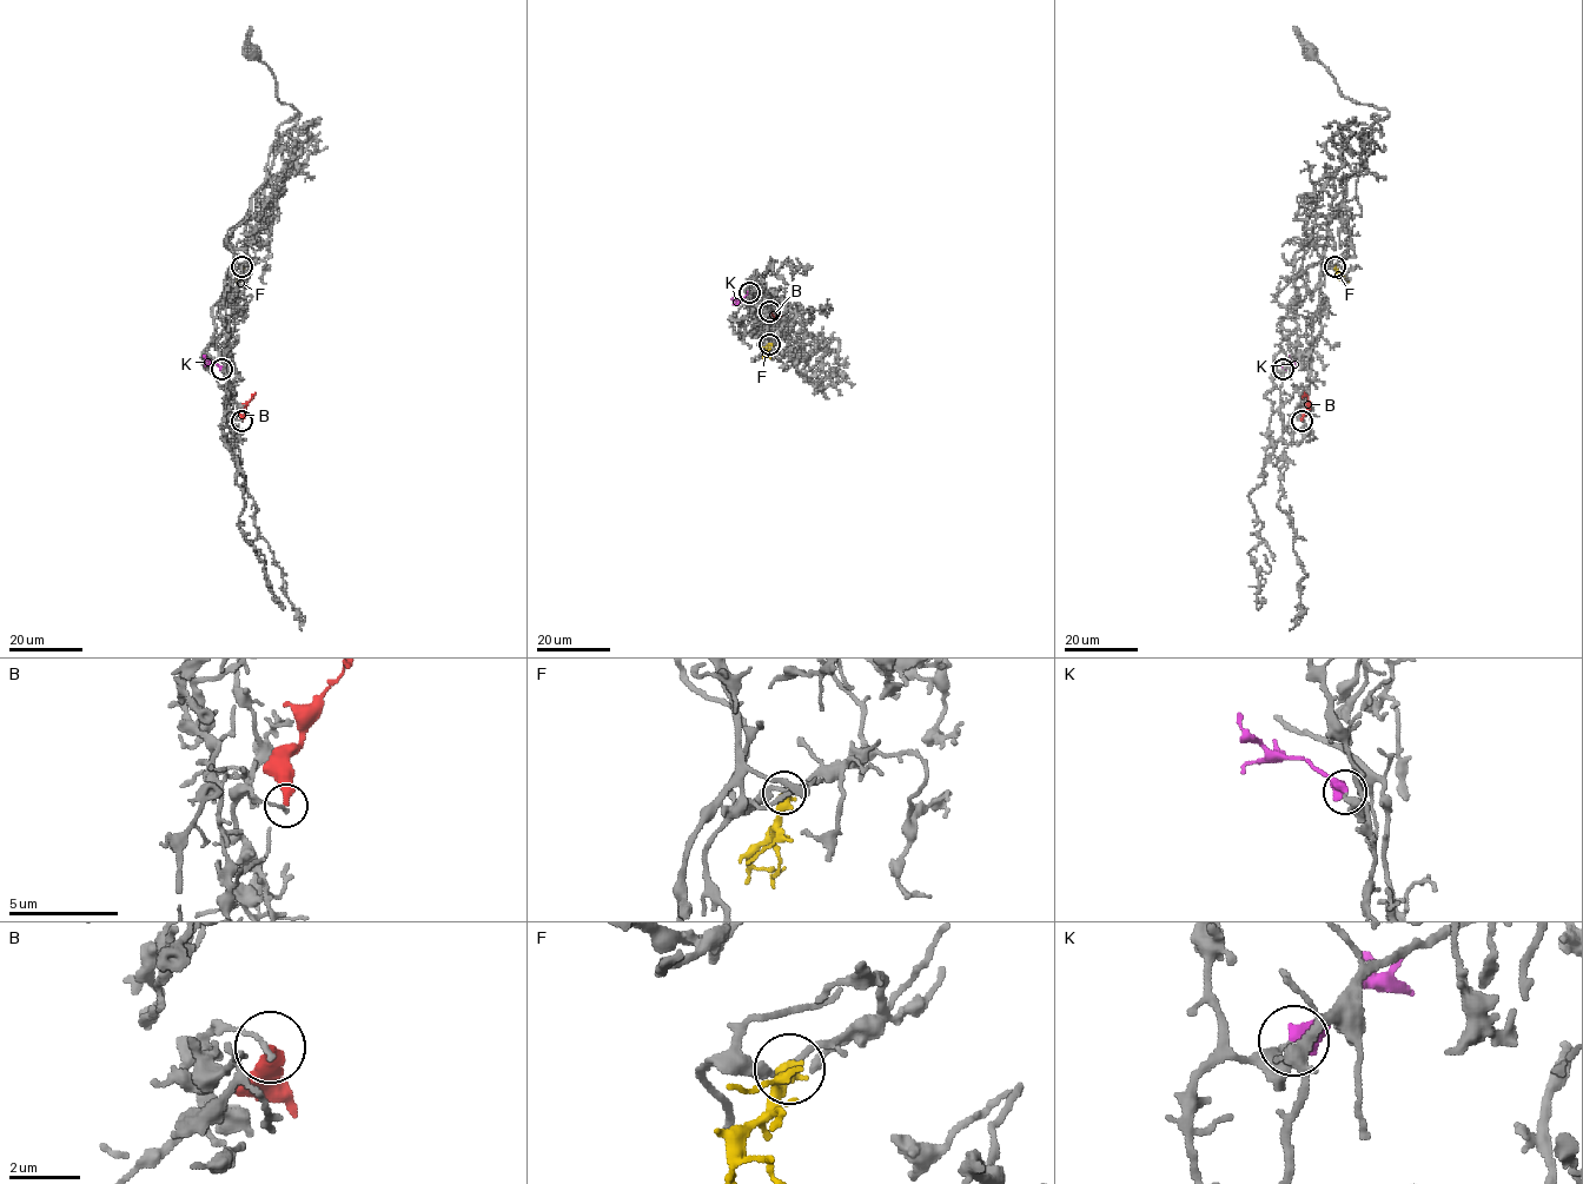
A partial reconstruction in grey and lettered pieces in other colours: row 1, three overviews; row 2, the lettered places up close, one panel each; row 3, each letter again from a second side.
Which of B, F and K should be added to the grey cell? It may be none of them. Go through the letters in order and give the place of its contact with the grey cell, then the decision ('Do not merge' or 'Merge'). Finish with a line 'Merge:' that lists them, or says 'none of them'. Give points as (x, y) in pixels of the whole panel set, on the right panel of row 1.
B: Touches grey at (1302, 421). Do not merge
F: Touches grey at (1335, 266). Do not merge
K: Touches grey at (1283, 369). Merge
Merge: K

